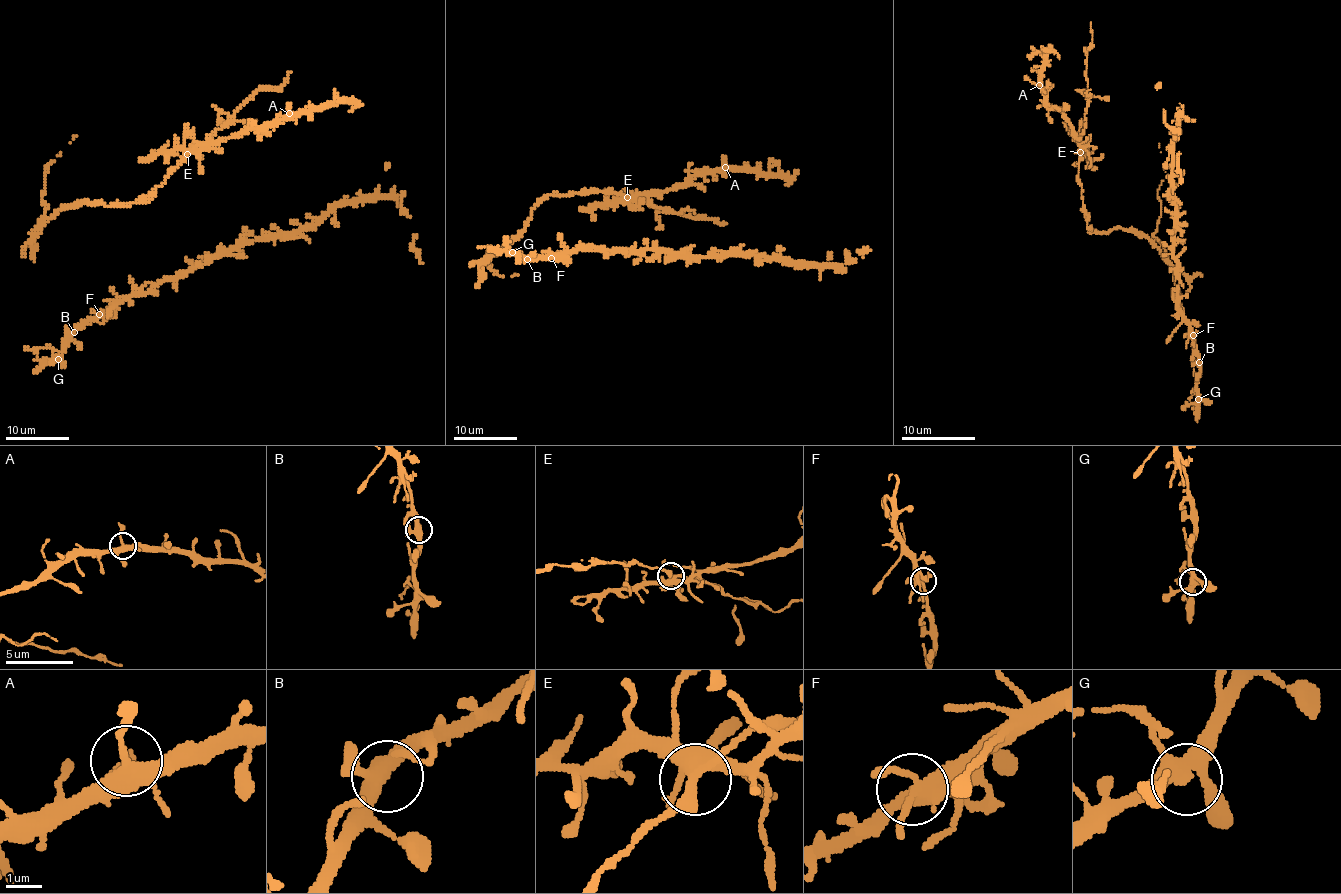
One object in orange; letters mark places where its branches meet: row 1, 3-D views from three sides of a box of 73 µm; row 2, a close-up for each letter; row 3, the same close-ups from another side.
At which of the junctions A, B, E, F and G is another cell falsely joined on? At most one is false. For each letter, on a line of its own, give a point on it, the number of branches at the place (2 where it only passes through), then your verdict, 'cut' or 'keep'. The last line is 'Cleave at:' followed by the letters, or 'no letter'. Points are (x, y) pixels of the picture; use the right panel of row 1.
A: place (1039, 85); branches 5; keep
B: place (1199, 362); branches 3; keep
E: place (1080, 152); branches 6; cut
F: place (1193, 335); branches 4; keep
G: place (1198, 399); branches 5; keep
Cleave at: E

